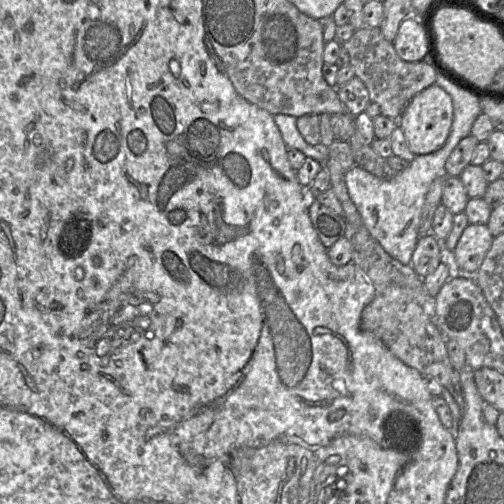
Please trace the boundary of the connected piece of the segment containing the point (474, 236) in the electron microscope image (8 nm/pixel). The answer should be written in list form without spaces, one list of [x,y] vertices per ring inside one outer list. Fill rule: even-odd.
[[[469,224],[452,252],[453,267],[466,275],[475,275],[489,251],[494,237],[485,224]]]

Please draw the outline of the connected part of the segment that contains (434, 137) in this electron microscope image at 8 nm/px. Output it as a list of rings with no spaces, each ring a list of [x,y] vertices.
[[[433,84],[412,98],[398,119],[398,126],[403,131],[410,151],[417,156],[430,154],[442,148],[450,134],[452,121],[451,96],[444,89]]]

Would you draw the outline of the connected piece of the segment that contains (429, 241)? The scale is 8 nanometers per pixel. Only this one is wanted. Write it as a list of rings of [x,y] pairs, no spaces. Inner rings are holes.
[[[433,234],[420,237],[411,258],[411,267],[421,278],[432,273],[442,261],[444,249],[442,241]]]

